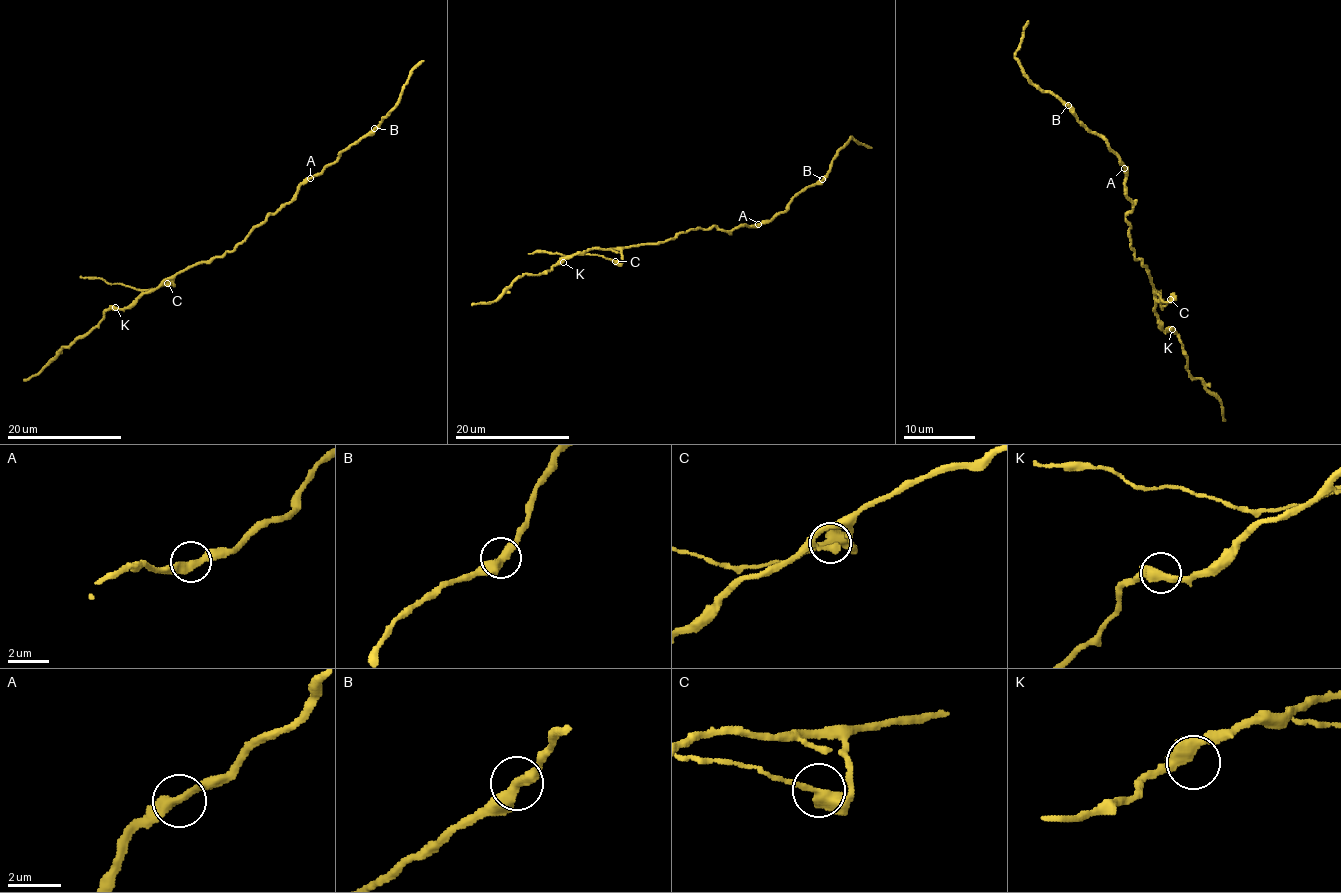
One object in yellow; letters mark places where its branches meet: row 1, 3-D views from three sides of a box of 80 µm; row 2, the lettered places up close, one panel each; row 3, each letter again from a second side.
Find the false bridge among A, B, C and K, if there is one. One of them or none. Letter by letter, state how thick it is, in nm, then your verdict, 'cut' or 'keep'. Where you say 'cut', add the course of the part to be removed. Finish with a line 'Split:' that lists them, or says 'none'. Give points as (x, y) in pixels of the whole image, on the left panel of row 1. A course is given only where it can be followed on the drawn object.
A: 400 nm thick; keep
B: 420 nm thick; keep
C: 440 nm thick; cut; foreign part runs (167, 283), (156, 288), (137, 290), (80, 276)
K: 480 nm thick; keep
Split: C

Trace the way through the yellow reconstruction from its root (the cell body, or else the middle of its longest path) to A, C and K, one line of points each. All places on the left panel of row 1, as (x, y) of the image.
A: (246, 237), (270, 214), (287, 204), (297, 188), (310, 178)
C: (246, 237), (233, 250), (181, 270), (174, 277), (173, 286), (173, 283), (167, 283)
K: (246, 237), (233, 250), (188, 266), (167, 277), (157, 287), (141, 293), (128, 306), (115, 307)

